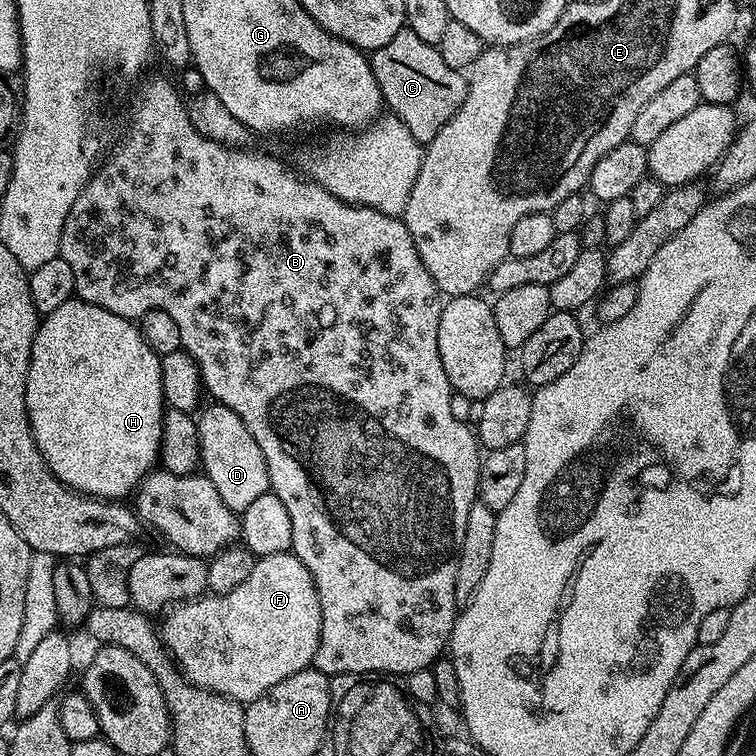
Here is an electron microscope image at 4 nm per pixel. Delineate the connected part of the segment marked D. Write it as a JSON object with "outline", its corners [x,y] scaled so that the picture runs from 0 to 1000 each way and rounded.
{"outline":[[[276,533],[270,546],[263,546],[259,556],[262,569],[262,590],[265,591],[265,619],[269,628],[283,638],[283,648],[288,648],[294,664],[306,677],[323,677],[325,669],[332,669],[345,653],[357,649],[354,638],[354,618],[347,601],[347,590],[336,585],[336,574],[325,569],[325,558],[304,542],[304,537]]]}

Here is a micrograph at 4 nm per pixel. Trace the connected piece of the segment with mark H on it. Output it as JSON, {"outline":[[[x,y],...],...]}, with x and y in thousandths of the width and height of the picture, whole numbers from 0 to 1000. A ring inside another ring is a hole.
{"outline":[[[104,394],[89,397],[77,410],[62,414],[52,425],[48,446],[42,454],[42,472],[34,500],[34,548],[40,558],[40,569],[45,574],[45,585],[56,601],[63,619],[89,644],[112,656],[126,656],[134,661],[149,664],[163,663],[173,657],[185,643],[185,636],[208,618],[212,607],[212,586],[214,585],[214,563],[220,536],[214,516],[214,484],[212,470],[193,452],[184,433],[176,425],[161,421],[156,415],[146,415],[146,410],[135,410],[135,405],[124,405]]]}

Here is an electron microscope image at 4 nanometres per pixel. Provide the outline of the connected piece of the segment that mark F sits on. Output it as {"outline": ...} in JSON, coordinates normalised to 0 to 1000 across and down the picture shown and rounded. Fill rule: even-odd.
{"outline":[[[385,729],[343,737],[320,775],[292,788],[271,786],[242,795],[217,817],[209,835],[243,896],[319,929],[340,926],[373,897],[409,882],[417,874],[426,833],[415,765]]]}

